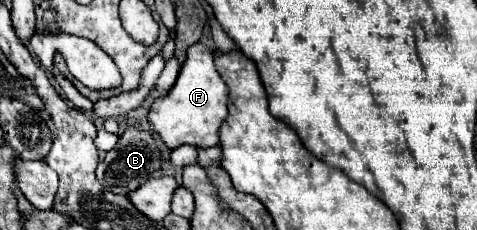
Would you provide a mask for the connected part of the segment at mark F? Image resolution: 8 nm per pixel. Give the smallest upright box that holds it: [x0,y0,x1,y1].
[148,42,228,150]

